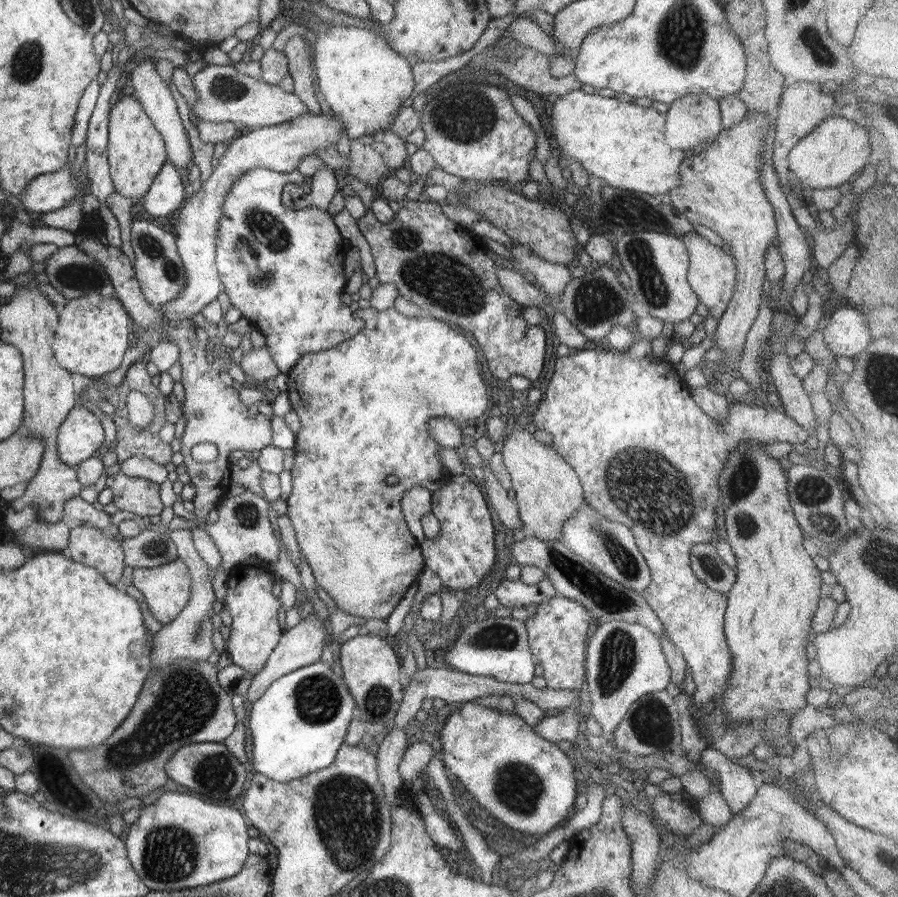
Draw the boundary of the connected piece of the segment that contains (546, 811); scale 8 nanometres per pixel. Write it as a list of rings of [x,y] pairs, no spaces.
[[[475,701],[463,702],[461,708],[455,708],[450,712],[435,738],[435,743],[441,749],[441,754],[443,754],[442,760],[445,763],[447,775],[455,778],[456,782],[460,784],[460,788],[462,788],[472,804],[488,822],[499,825],[506,831],[515,835],[524,835],[528,839],[536,839],[541,835],[547,834],[551,829],[558,828],[574,812],[573,803],[575,802],[575,786],[577,784],[575,784],[575,778],[573,777],[573,769],[576,765],[570,762],[565,753],[557,747],[556,743],[543,740],[541,736],[537,736],[533,732],[532,727],[525,723],[522,718],[519,718],[514,711],[507,712],[503,710],[503,712],[499,712],[493,708],[479,705]]]

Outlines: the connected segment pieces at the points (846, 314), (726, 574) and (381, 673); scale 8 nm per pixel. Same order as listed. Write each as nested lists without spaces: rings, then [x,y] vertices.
[[[849,306],[831,313],[822,329],[825,346],[838,356],[855,358],[871,342],[865,316]]]
[[[707,543],[692,546],[689,552],[689,565],[693,574],[707,588],[727,594],[735,583],[735,570],[729,568],[716,554],[715,547]]]
[[[374,633],[356,635],[340,643],[339,664],[345,686],[355,703],[355,712],[361,721],[383,724],[393,721],[400,702],[404,683],[399,679],[401,661],[394,646],[388,645],[383,636]]]

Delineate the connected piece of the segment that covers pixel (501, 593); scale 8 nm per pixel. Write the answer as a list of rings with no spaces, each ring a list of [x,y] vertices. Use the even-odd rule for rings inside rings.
[[[503,578],[493,594],[495,594],[499,606],[509,607],[513,610],[529,604],[537,605],[539,602],[551,598],[556,592],[551,581],[547,578],[534,585],[523,584],[519,579],[508,580]]]

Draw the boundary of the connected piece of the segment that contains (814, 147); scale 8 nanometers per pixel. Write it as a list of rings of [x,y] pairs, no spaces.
[[[835,114],[823,119],[807,136],[798,140],[788,153],[787,168],[803,187],[837,189],[840,184],[849,182],[866,162],[872,160],[873,154],[866,129]]]

